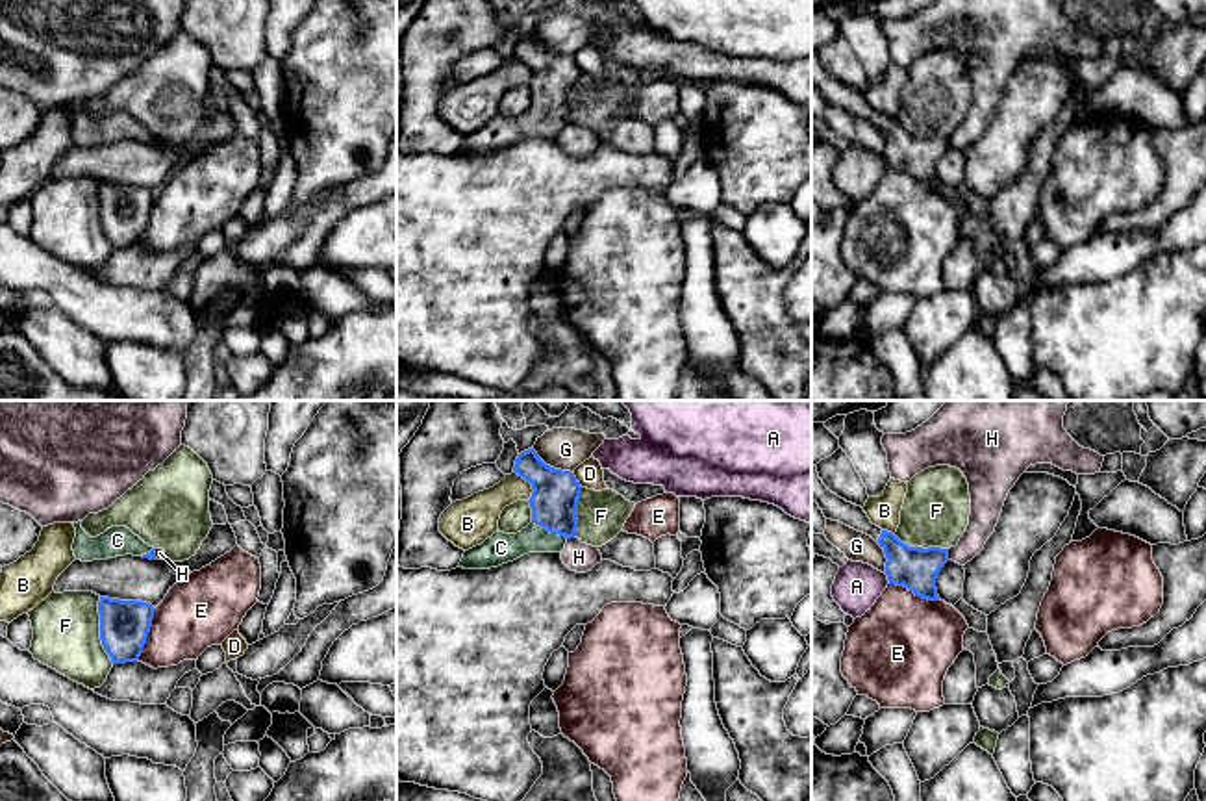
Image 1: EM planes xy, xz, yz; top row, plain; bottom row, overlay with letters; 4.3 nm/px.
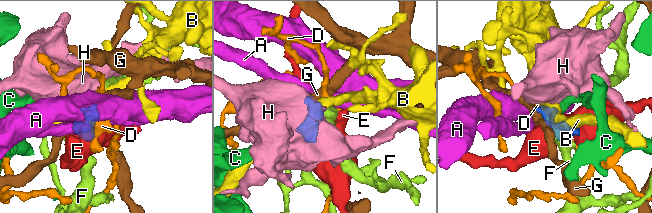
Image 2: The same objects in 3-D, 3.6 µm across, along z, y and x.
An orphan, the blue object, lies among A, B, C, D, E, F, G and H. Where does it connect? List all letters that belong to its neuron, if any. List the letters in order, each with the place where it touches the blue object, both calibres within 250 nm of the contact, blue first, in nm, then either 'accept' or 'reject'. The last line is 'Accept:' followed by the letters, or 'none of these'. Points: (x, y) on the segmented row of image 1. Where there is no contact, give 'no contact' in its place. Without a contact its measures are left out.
A: contact yz (888, 579); calibres 190 and 200 nm; reject
B: contact xz (532, 486); calibres 200 and 160 nm; reject
C: contact xz (551, 533); calibres 200 and 130 nm; accept
D: contact xz (577, 481); calibres 200 and 120 nm; reject
E: contact xy (147, 635); calibres 220 and 320 nm; reject
F: contact xy (100, 631); calibres 220 and 280 nm; reject
G: contact xz (552, 468); calibres 200 and 180 nm; reject
H: contact yz (947, 555); calibres 190 and 130 nm; reject
Accept: C

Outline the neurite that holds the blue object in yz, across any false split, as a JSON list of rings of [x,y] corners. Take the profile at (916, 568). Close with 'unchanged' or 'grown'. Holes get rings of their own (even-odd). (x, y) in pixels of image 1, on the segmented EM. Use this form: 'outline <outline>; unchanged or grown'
outline [[[811,465],[811,499],[826,519],[839,521],[871,536],[884,549],[889,584],[904,586],[923,599],[939,601],[936,578],[939,569],[948,562],[948,549],[910,547],[893,532],[873,525],[861,506],[847,502],[823,484],[815,465]]]; grown

